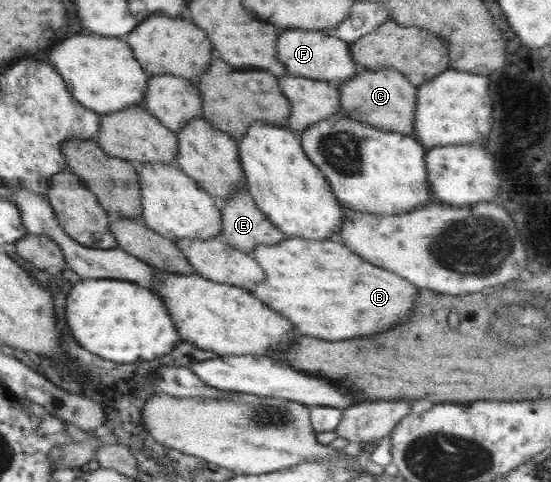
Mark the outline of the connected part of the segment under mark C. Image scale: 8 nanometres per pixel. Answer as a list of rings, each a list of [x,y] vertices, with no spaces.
[[[362,68],[357,75],[351,79],[346,79],[337,86],[340,91],[340,100],[342,113],[353,120],[367,123],[371,127],[379,127],[383,131],[396,131],[406,136],[415,138],[414,123],[417,105],[417,89],[413,84],[401,73],[393,68],[380,69],[373,71],[372,69]]]

